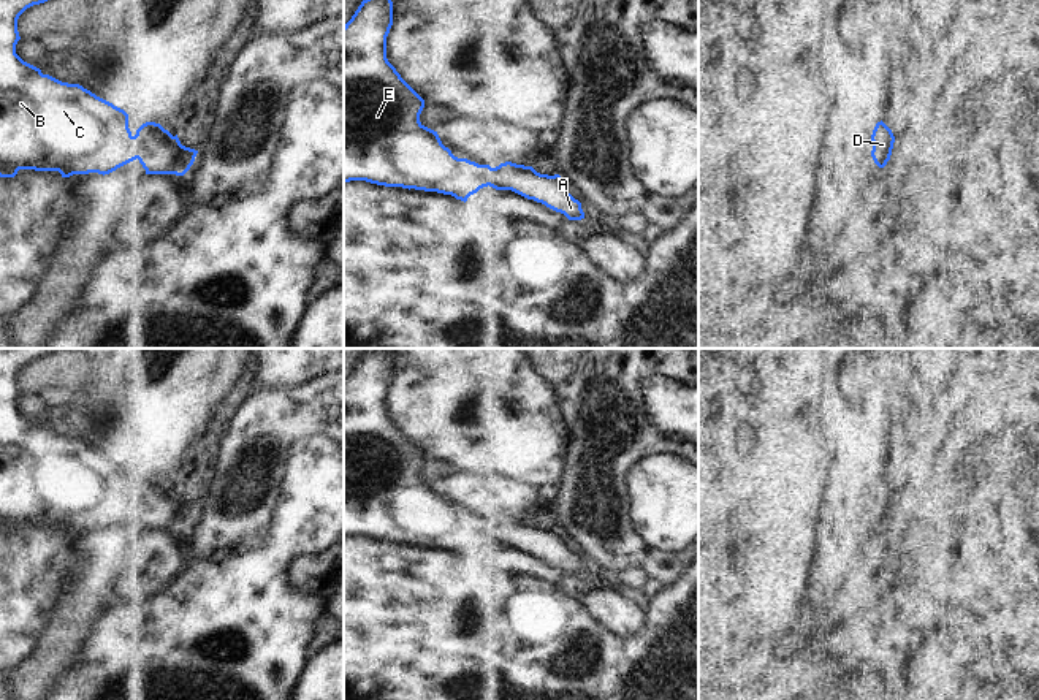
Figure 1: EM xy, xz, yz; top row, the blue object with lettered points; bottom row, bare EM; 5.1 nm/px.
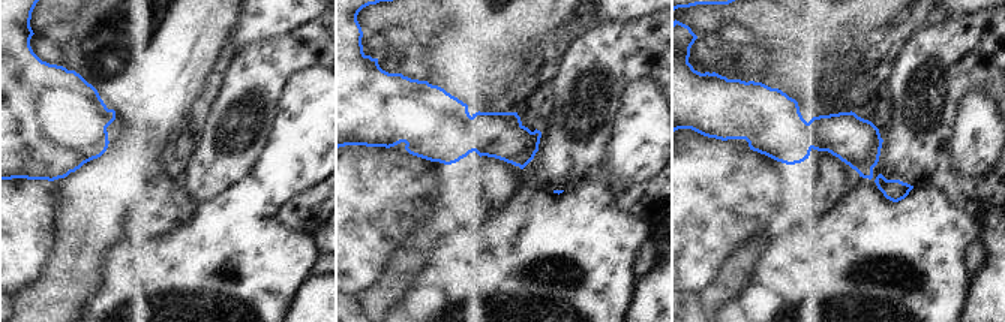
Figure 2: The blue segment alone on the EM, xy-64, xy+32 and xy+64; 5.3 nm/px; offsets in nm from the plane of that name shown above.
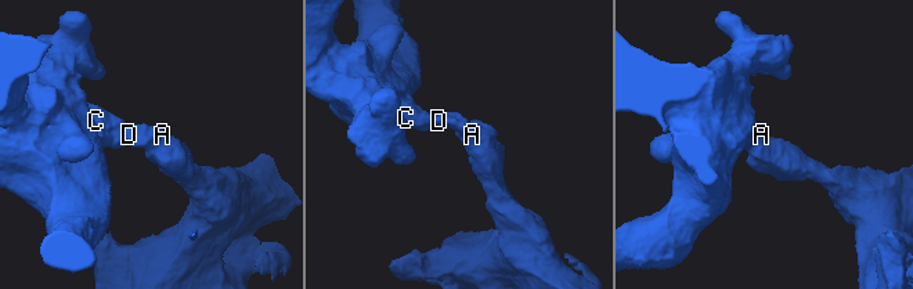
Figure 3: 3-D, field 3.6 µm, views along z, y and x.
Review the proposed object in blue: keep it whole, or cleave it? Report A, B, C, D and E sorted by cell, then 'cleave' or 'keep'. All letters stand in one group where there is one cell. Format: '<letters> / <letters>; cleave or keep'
A B C D E; keep

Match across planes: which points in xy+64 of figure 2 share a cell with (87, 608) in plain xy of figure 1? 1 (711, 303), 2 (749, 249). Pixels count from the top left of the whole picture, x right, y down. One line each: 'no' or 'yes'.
1: yes
2: yes

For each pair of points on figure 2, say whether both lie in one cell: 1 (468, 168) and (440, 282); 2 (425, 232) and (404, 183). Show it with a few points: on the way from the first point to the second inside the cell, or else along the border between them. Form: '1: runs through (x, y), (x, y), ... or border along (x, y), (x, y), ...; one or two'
1: border along (452, 226), (429, 253); two
2: border along (438, 192), (432, 211), (396, 247); two

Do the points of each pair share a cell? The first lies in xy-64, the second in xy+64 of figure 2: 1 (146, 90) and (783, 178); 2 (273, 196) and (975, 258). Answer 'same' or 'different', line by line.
1: different
2: different

